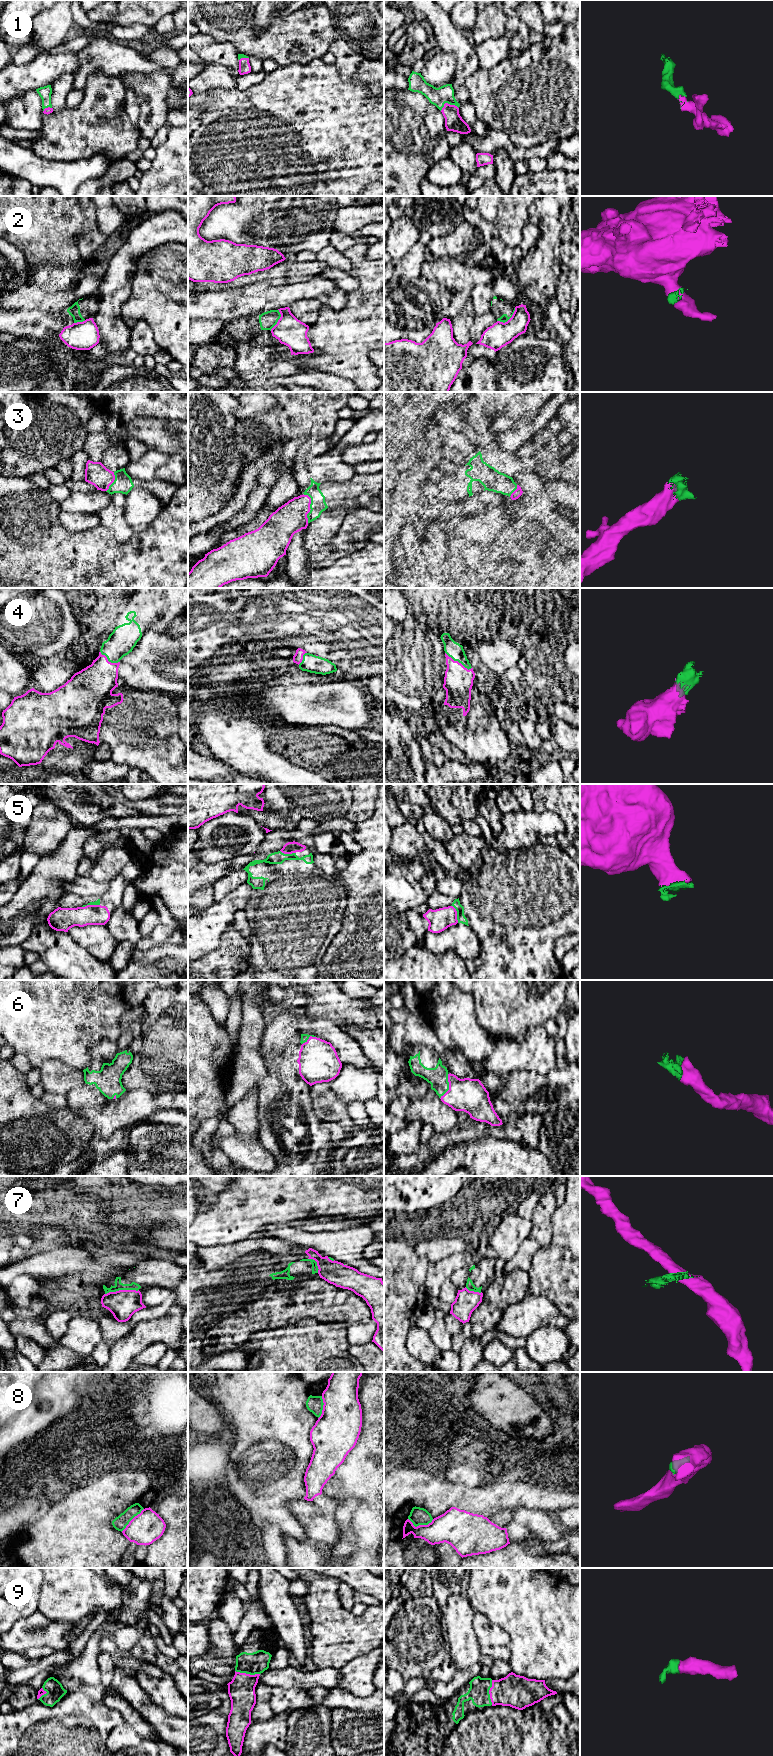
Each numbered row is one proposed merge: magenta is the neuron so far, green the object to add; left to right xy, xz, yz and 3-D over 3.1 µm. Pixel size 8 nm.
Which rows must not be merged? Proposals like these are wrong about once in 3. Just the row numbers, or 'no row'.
2, 7, 8

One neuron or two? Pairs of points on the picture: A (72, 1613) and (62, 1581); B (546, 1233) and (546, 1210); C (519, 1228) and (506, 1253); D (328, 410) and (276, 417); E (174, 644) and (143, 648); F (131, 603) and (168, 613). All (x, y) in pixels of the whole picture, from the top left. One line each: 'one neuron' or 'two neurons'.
A: one neuron
B: one neuron
C: one neuron
D: one neuron
E: one neuron
F: one neuron

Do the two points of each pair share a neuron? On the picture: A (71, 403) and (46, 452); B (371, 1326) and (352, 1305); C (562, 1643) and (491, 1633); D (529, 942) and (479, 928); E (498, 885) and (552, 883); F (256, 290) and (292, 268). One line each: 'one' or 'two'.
A: one
B: two
C: two
D: one
E: one
F: two

